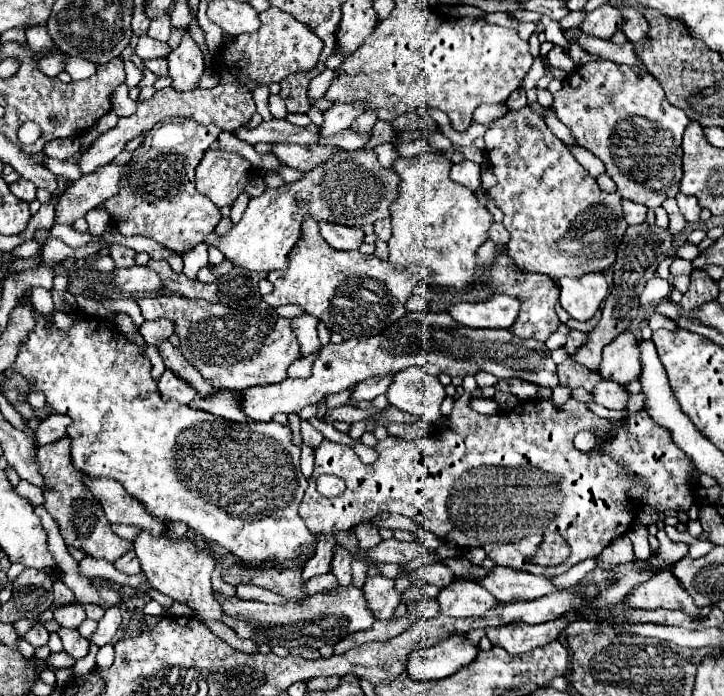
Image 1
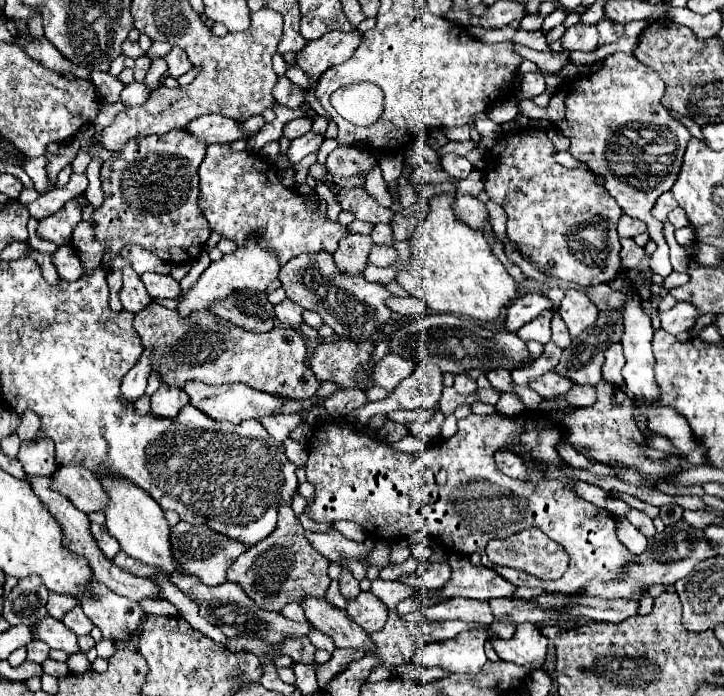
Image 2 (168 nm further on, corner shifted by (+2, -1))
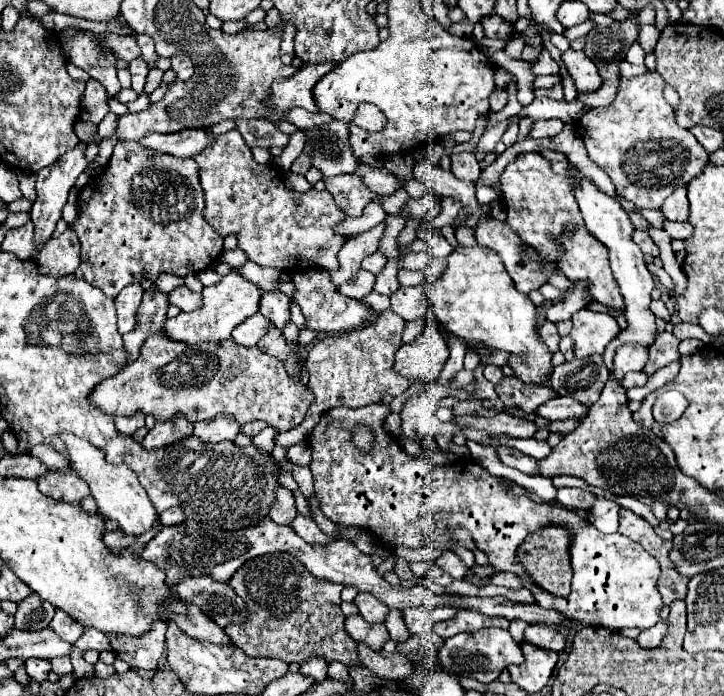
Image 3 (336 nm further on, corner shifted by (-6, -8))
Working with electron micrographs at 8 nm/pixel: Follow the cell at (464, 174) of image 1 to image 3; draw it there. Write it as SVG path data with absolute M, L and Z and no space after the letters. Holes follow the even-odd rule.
M463 151L463 153L455 153L451 155L451 173L461 179L461 181L477 181L479 177L479 171L481 171L481 165L477 163L475 155L469 153L469 151Z

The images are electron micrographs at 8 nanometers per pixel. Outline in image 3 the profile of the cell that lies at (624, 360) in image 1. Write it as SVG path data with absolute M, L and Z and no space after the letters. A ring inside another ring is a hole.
M623 345L615 353L615 363L613 363L613 377L621 381L625 373L629 371L639 371L647 363L647 349L639 349L639 345Z

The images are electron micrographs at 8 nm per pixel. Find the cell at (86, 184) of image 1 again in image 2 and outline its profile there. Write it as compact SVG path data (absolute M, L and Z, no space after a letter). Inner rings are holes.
M69 200L63 210L59 210L57 214L43 218L39 222L37 228L37 236L49 242L55 242L57 246L61 244L69 244L71 242L71 232L77 226L77 222L81 220L81 208L83 208L83 200Z

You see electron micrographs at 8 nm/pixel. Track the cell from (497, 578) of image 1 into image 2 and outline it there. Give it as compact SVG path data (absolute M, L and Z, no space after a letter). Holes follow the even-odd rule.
M451 554L449 556L449 564L451 564L451 580L447 582L447 586L443 586L443 590L417 590L413 594L413 598L425 608L435 604L435 596L437 596L437 604L449 598L477 598L477 600L491 600L491 598L505 598L511 596L515 592L515 586L511 582L507 582L505 578L501 578L495 570L485 568L485 566L473 566L469 564L467 556L463 554Z

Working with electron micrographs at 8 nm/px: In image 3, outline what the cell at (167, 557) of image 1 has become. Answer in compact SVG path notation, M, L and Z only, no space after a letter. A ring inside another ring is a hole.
M65 433L63 441L67 445L69 451L69 461L73 465L73 469L81 475L81 479L85 479L91 487L91 495L97 501L99 507L99 515L103 519L111 519L119 523L119 531L123 535L145 535L147 531L155 529L157 523L157 511L151 503L151 499L147 497L147 491L141 487L137 475L127 467L127 465L113 465L103 457L103 451L93 447L91 443Z

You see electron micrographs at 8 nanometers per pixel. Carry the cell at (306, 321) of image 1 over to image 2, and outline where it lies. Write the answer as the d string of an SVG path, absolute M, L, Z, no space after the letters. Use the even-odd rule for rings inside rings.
M285 298L281 304L275 304L275 316L279 318L279 322L283 326L289 326L289 328L299 328L299 324L303 322L303 308L297 306L295 302L291 302L289 298Z

